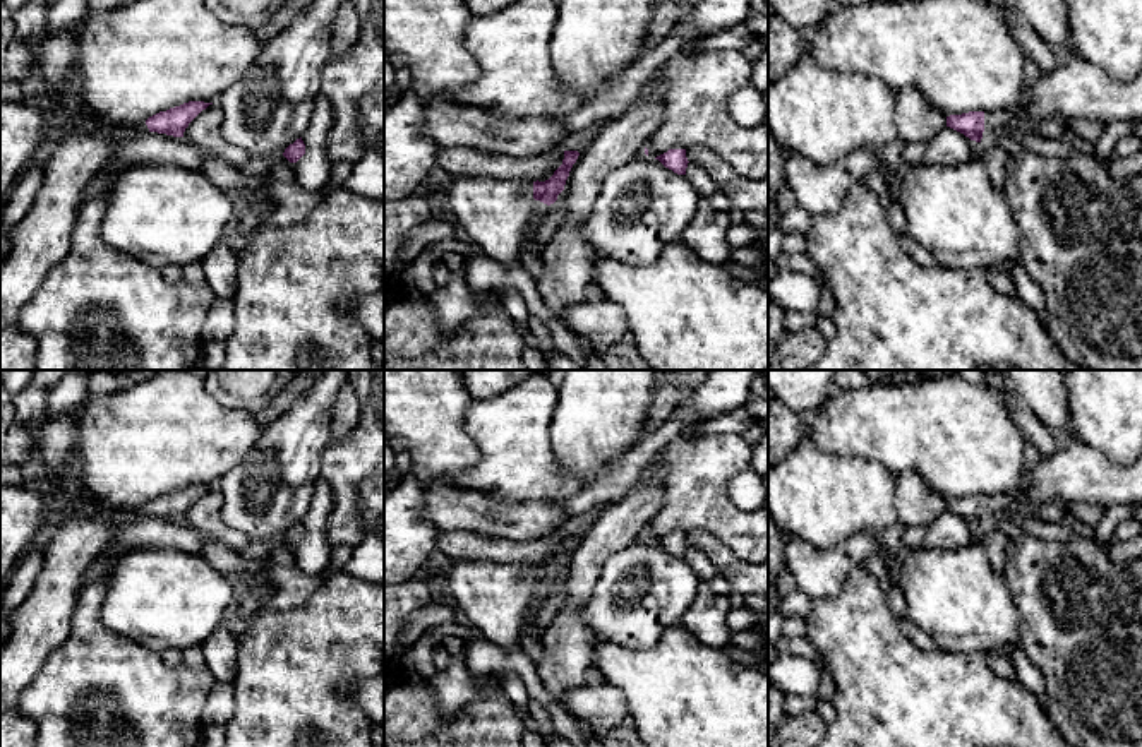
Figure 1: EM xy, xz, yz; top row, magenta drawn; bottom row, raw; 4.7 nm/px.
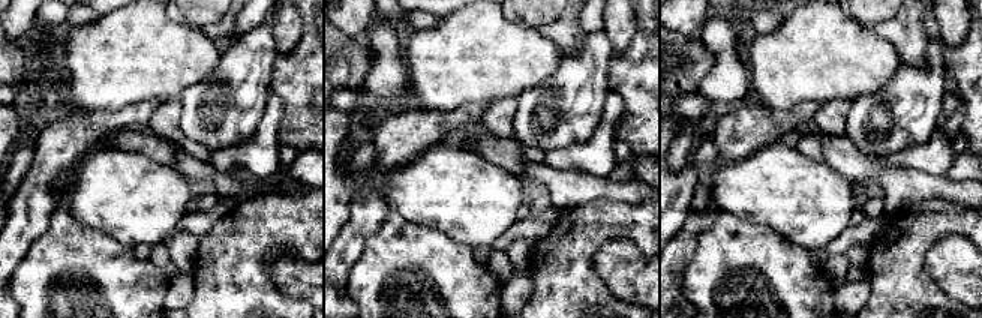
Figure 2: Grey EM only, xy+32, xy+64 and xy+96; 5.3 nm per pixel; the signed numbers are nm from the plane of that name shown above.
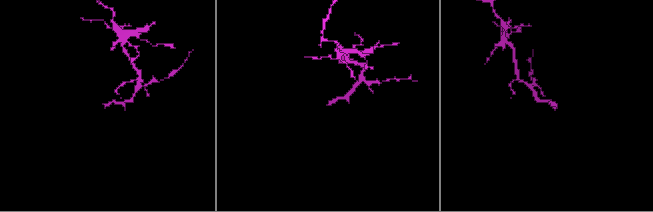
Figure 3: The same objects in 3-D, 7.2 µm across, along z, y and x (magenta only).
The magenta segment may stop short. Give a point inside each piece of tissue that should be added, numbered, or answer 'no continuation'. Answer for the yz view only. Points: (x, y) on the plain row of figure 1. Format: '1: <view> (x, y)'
1: yz (1075, 473)

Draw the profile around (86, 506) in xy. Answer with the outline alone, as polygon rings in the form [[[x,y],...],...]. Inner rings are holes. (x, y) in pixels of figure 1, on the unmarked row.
[[[60,495],[58,502],[58,519],[72,516],[105,516],[105,507],[93,497],[69,499]]]

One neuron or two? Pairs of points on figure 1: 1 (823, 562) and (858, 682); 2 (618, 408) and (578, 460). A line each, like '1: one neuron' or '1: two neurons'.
1: two neurons
2: one neuron

